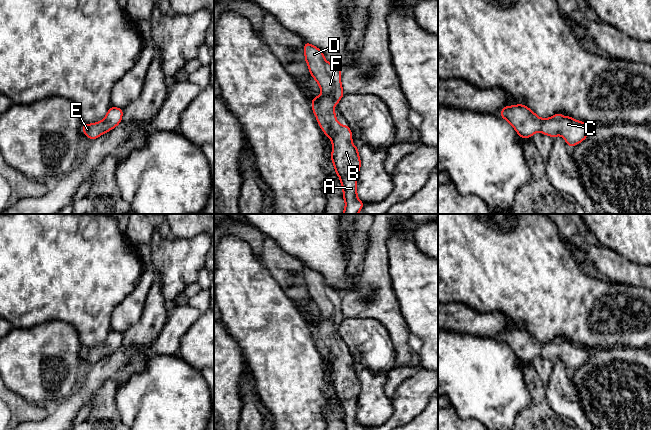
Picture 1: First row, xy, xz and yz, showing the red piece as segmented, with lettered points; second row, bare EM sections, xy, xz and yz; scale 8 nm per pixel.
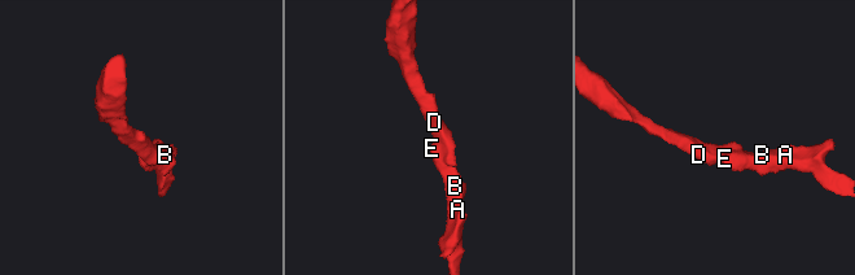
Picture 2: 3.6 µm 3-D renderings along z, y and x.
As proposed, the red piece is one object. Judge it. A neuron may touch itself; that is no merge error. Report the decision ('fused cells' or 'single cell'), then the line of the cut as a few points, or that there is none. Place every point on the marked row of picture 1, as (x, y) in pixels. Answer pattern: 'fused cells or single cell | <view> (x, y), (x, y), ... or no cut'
single cell | no cut

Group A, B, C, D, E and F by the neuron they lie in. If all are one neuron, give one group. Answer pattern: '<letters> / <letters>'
A B C D E F

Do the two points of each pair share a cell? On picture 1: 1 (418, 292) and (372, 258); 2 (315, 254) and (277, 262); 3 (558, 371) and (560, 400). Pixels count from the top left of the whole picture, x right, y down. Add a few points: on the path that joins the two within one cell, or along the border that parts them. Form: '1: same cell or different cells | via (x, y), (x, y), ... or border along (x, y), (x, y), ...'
1: different cells | border along (386, 248), (389, 276), (395, 294)
2: different cells | border along (277, 243), (304, 265)
3: same cell | via (560, 378), (560, 393)

